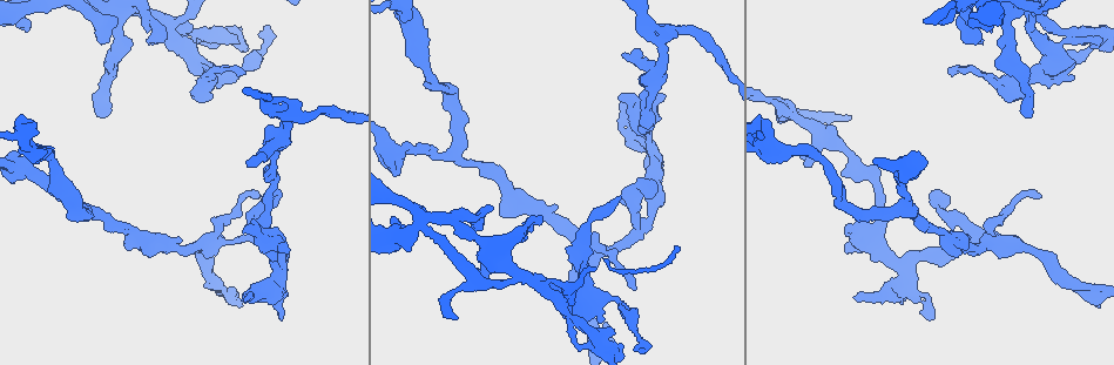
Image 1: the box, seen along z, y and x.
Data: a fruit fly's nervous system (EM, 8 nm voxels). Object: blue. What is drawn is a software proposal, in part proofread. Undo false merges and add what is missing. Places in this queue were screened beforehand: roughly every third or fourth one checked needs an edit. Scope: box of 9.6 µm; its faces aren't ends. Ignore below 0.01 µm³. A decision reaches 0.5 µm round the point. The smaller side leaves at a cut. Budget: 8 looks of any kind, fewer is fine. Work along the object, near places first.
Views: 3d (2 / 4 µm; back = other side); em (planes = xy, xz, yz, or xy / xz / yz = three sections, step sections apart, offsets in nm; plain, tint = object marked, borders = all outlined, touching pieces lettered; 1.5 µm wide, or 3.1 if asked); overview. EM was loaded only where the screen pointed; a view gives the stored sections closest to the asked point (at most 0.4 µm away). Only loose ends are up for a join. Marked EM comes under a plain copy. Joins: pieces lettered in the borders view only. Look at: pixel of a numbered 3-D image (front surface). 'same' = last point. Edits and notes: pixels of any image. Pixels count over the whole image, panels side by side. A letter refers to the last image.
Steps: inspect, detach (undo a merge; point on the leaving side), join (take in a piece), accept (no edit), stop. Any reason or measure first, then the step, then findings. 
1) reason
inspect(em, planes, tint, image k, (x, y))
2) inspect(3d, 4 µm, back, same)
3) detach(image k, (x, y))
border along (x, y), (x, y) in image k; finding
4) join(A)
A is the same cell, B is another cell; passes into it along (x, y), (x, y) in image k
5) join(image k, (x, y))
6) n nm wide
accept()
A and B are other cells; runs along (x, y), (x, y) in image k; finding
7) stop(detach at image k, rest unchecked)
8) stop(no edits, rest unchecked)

branch stops here
inspect(em, planes, borders, image 1, (622, 53))

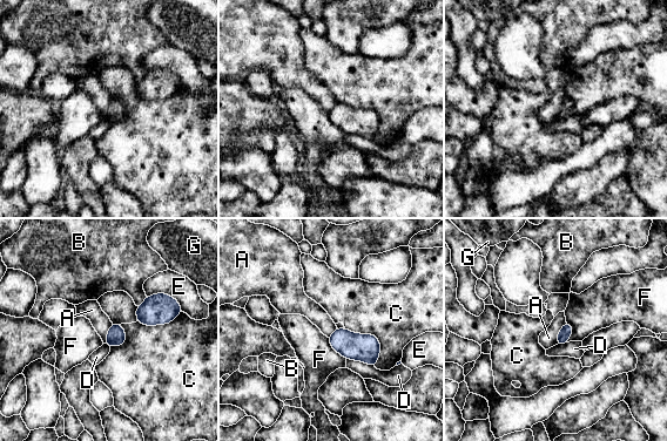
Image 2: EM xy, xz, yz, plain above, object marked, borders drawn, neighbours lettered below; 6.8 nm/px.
accept()
A, B, C, D, E, F and G are other cells; border along (566, 323), (558, 333), (556, 344) in image 2; no lettered piece goes on from it

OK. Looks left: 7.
branch point
inspect(em, xy, step 8, tint, image 1, (973, 239))

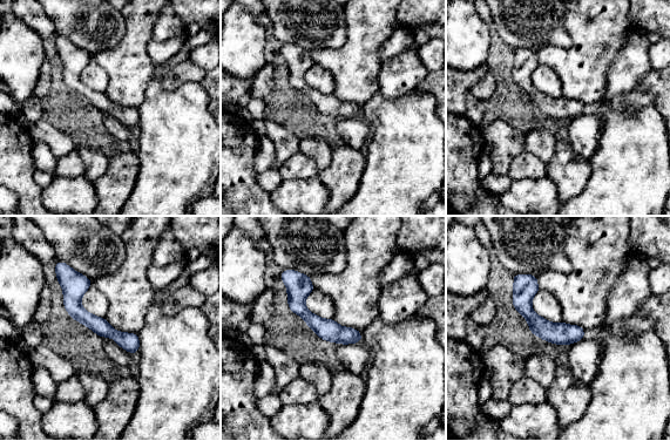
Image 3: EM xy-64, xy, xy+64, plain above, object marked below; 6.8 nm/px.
what lies round it
inspect(em, xy, step 8, borders, same)

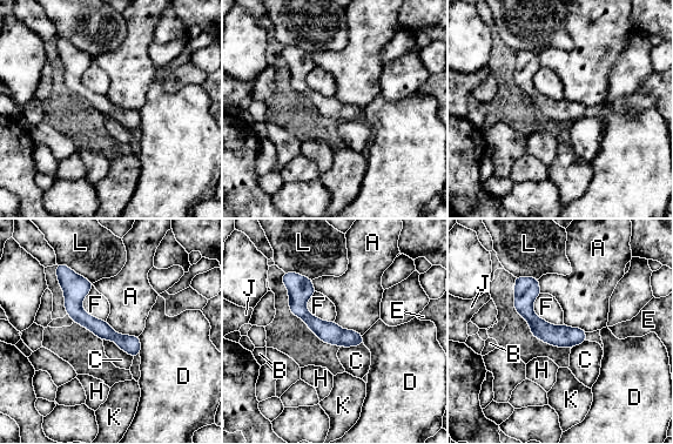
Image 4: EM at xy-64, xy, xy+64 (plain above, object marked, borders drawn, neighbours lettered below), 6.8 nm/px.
accept()
A, B, C, D, E, F, H, J, K and L are other cells; runs along (71, 274), (73, 307), (135, 352) in image 4; one cell here

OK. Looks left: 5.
an open end
inspect(3d, 2 µm, image 1, (636, 288))

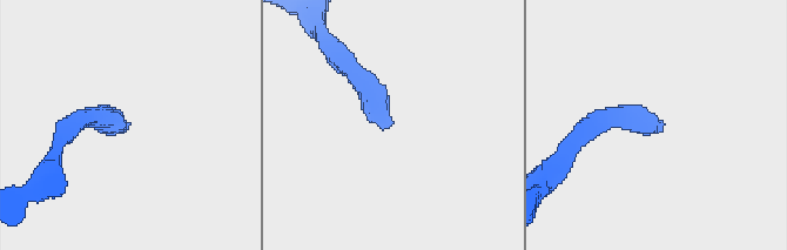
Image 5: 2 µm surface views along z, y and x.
inspect(em, xz, step 8, borders, image 5, (661, 125))

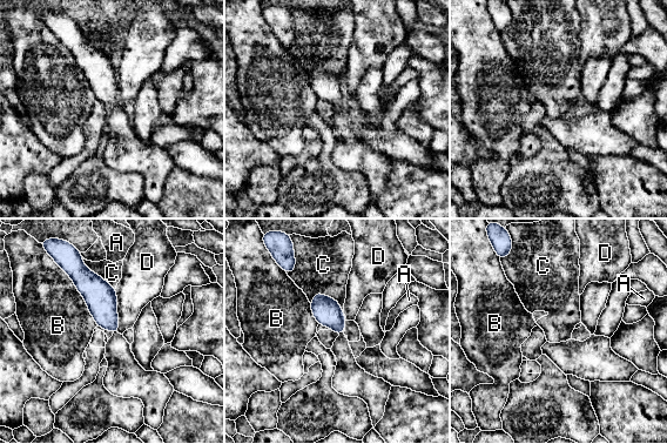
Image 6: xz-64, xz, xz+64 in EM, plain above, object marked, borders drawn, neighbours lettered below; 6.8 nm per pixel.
accept()
A, B, C and D are other cells; border along (312, 295), (332, 297), (343, 313) in image 6; none of them fits

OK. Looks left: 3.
stop(no edits, rest unchecked)

